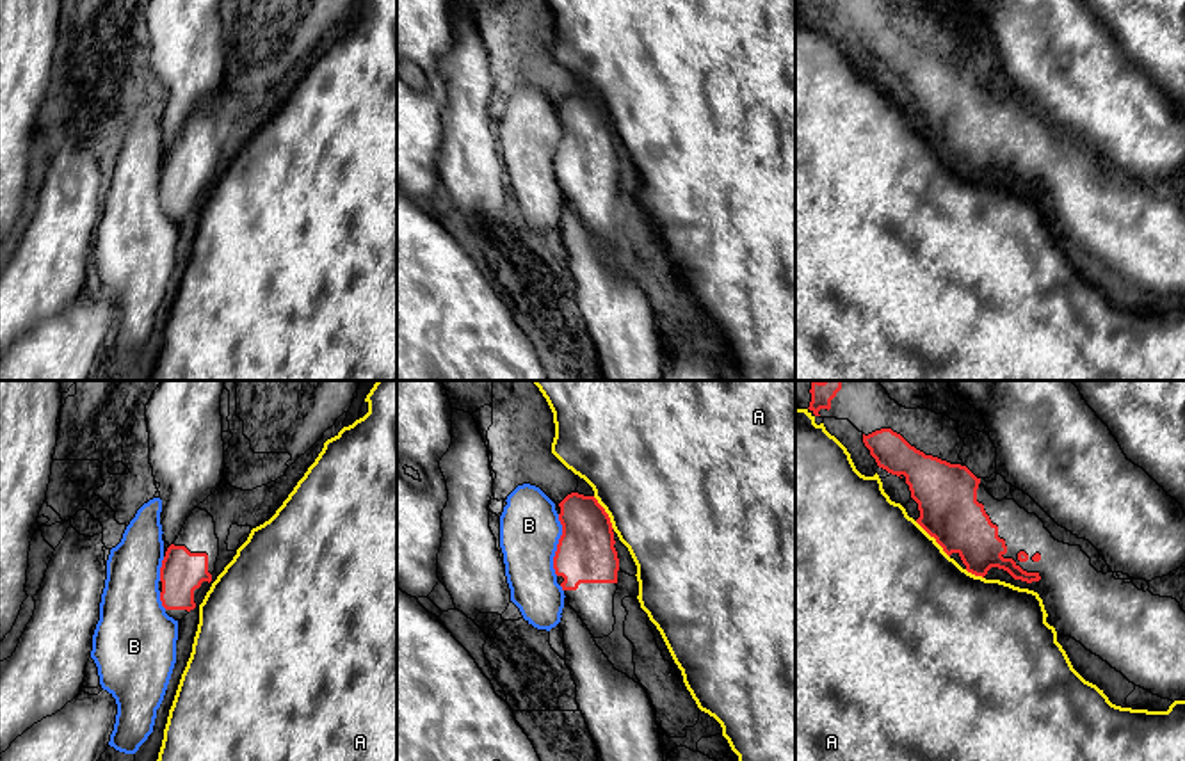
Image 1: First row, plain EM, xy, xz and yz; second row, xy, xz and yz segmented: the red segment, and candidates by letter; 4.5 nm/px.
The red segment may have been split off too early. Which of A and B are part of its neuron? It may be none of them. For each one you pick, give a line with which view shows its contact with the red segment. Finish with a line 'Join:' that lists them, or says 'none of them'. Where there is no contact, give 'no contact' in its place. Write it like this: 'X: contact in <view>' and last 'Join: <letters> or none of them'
Join: none of them

